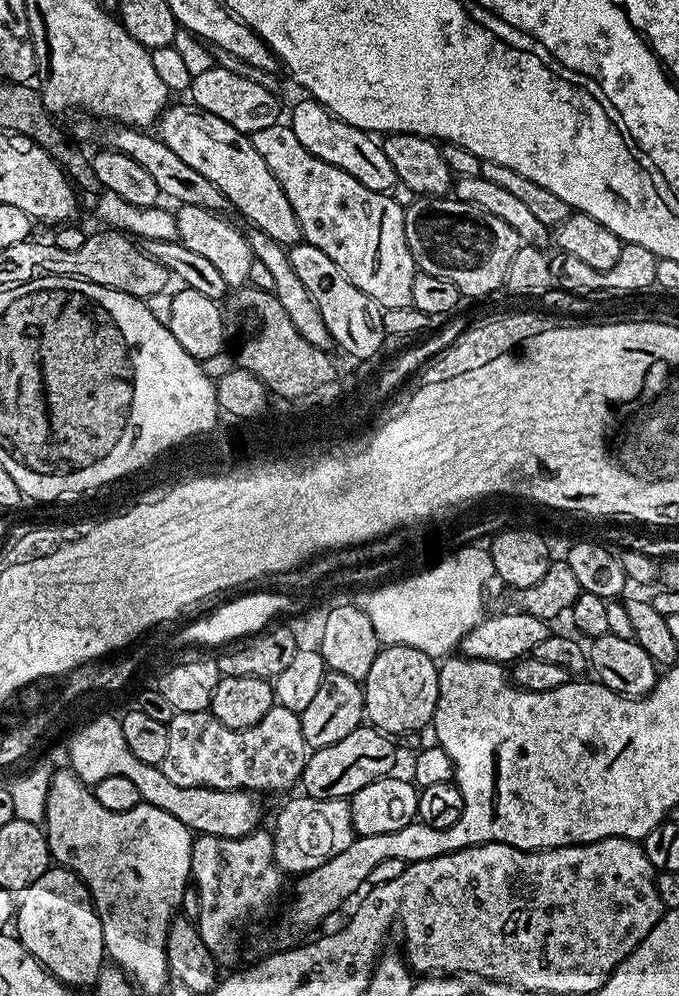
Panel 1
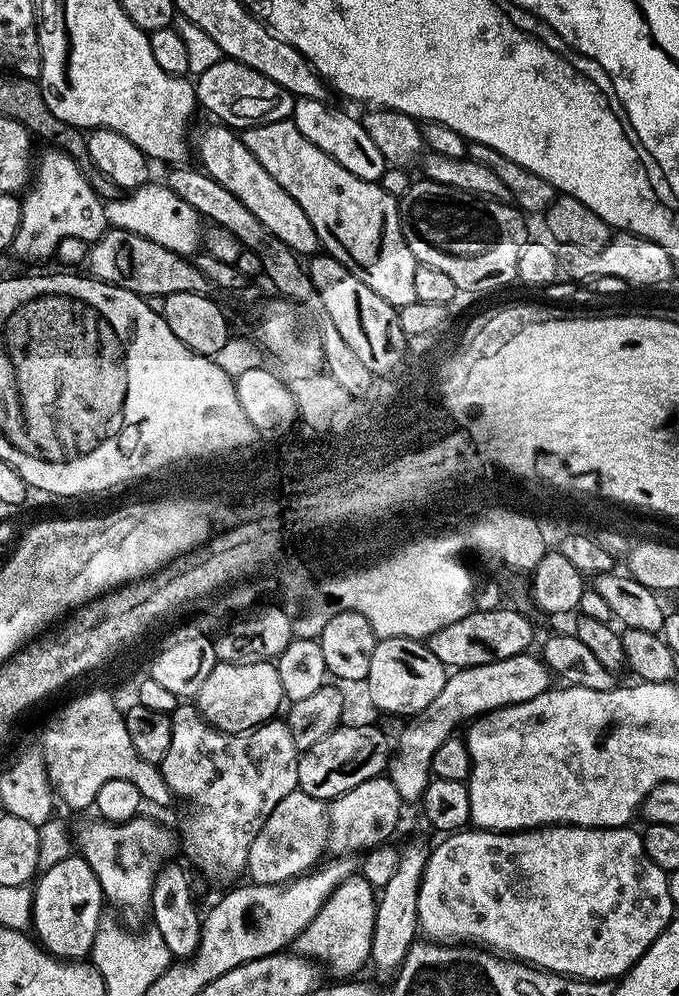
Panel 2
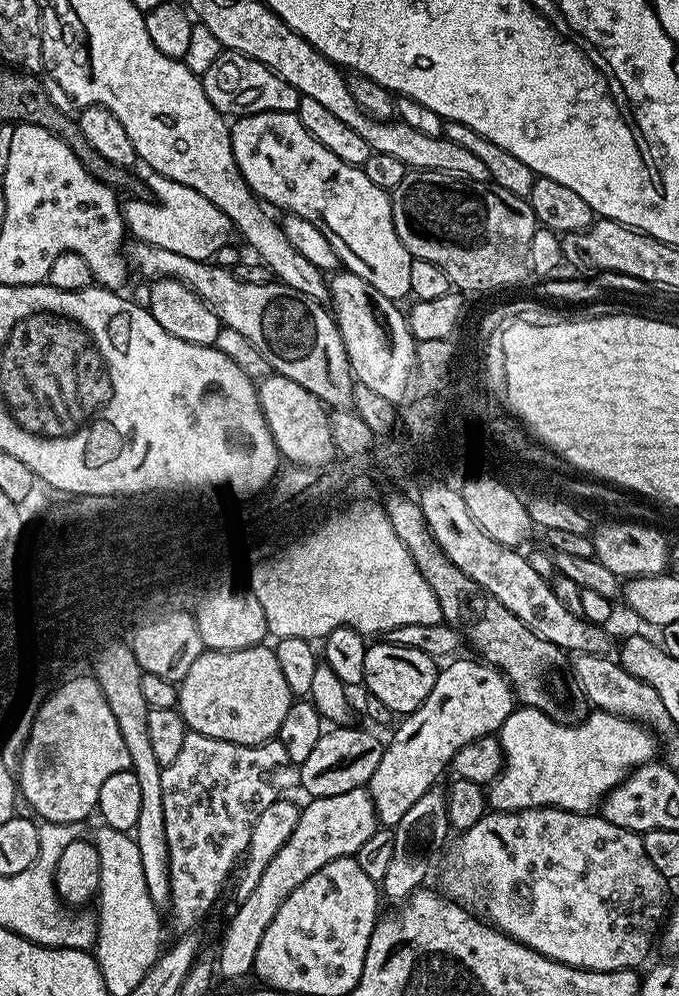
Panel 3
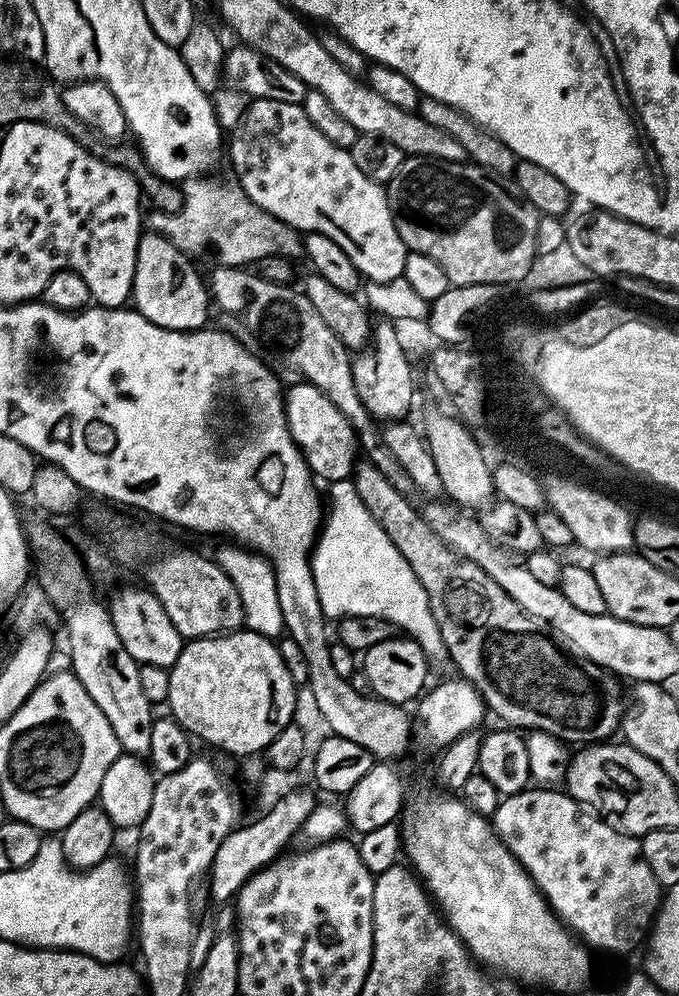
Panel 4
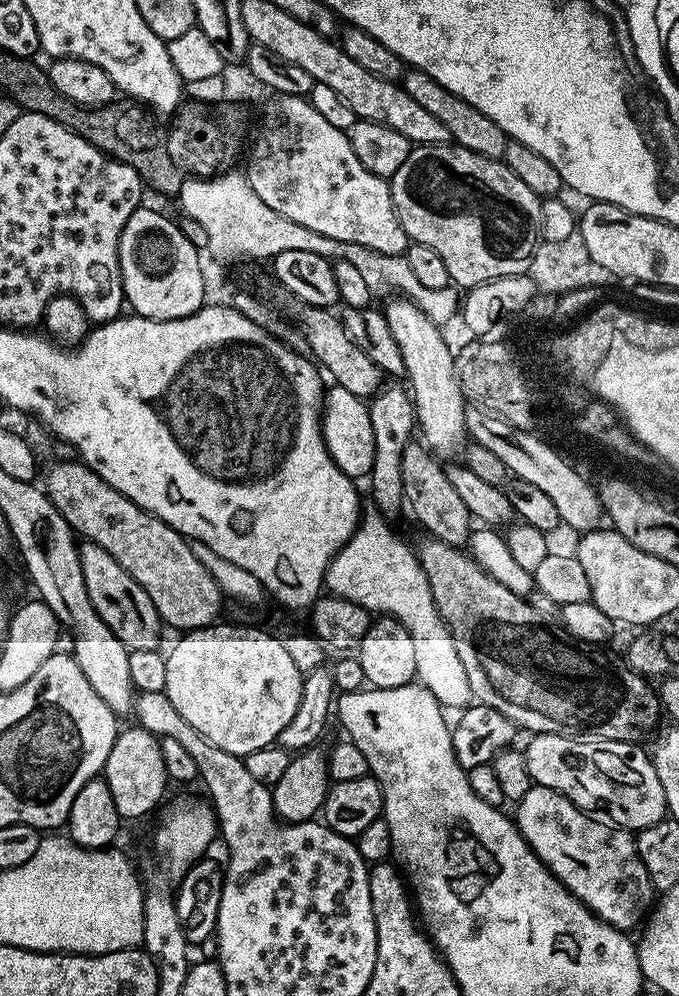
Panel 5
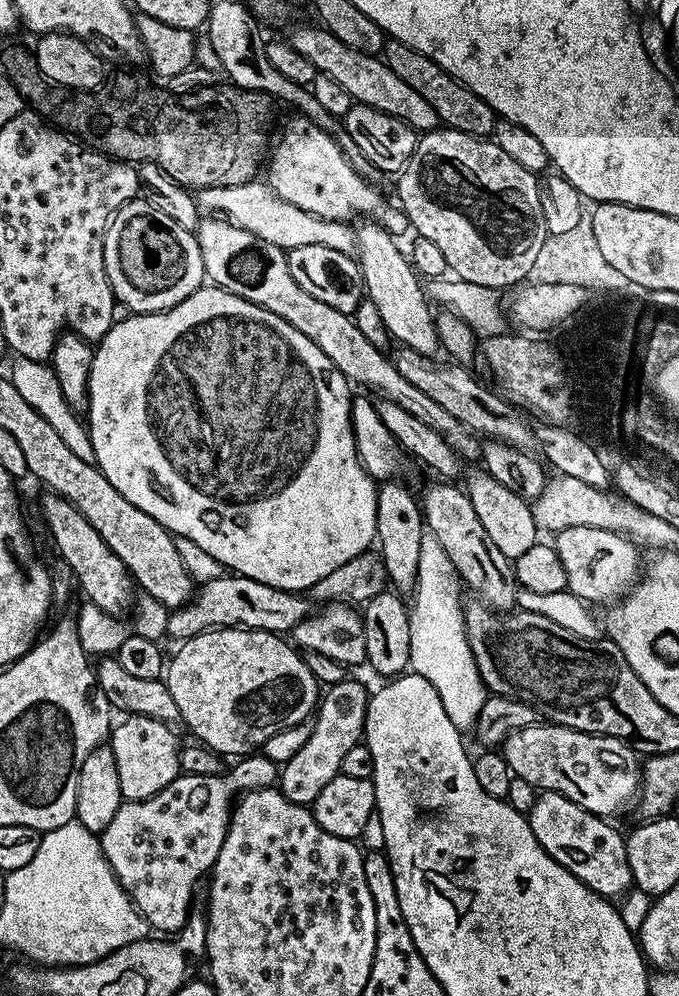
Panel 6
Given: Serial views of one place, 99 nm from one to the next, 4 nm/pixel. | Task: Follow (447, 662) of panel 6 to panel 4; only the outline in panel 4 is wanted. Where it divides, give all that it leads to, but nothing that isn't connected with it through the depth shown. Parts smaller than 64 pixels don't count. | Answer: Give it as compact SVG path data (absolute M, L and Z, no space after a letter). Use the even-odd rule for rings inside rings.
M351 479L333 480L330 488L332 509L329 512L327 509L310 556L314 586L325 617L386 618L394 622L401 633L416 640L425 656L443 657L442 634L438 630L438 622L434 622L426 590L422 590L422 582L418 582L406 558L398 554L398 546L390 542L386 530L382 530L374 514L370 514Z

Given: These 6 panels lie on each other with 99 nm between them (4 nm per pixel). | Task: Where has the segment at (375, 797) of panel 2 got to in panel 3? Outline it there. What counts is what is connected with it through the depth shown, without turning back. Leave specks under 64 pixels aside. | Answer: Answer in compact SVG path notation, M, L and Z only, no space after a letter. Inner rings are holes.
M367 787L346 790L346 794L318 796L307 802L308 805L300 808L300 818L289 840L274 854L258 886L251 891L250 898L235 905L236 914L229 922L224 941L220 944L218 972L221 977L236 980L239 976L249 975L254 966L254 954L258 954L258 946L262 942L262 934L278 912L278 906L282 906L282 902L286 902L289 894L306 882L306 878L318 874L326 862L334 862L334 858L343 856L355 856L357 850L365 842L370 842L376 833L376 807Z

